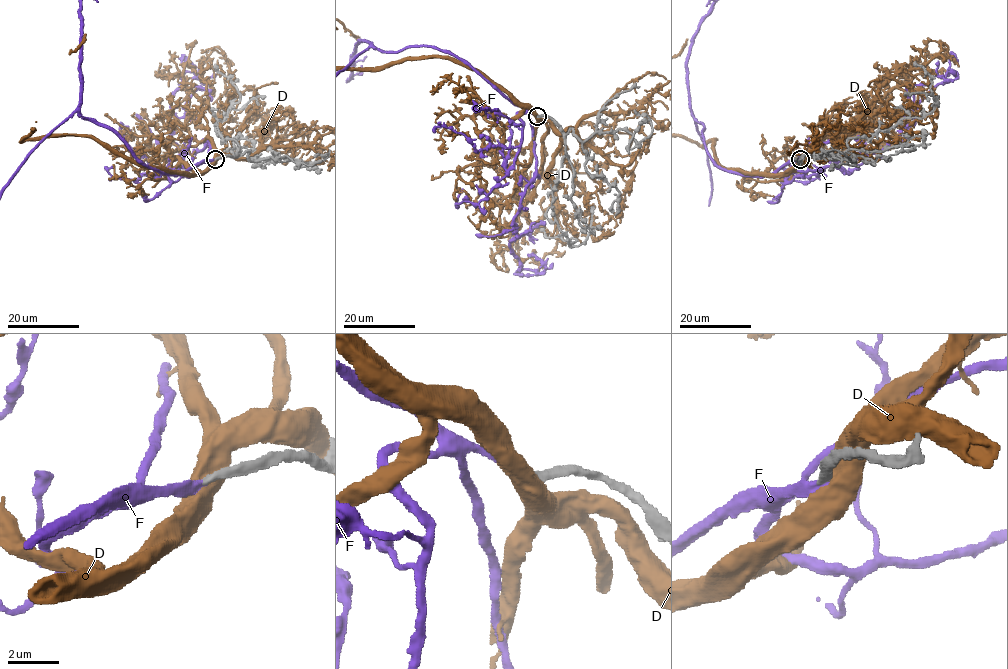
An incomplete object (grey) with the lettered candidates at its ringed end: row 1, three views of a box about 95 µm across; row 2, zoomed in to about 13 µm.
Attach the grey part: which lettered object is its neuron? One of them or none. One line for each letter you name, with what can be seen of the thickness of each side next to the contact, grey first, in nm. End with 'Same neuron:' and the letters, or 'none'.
F: 320/320 nm
Same neuron: F

